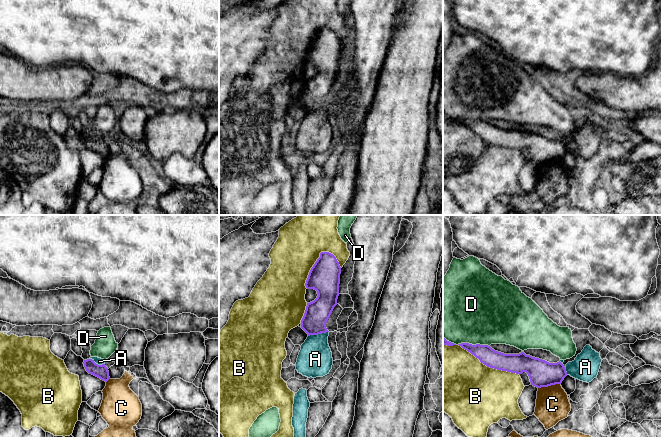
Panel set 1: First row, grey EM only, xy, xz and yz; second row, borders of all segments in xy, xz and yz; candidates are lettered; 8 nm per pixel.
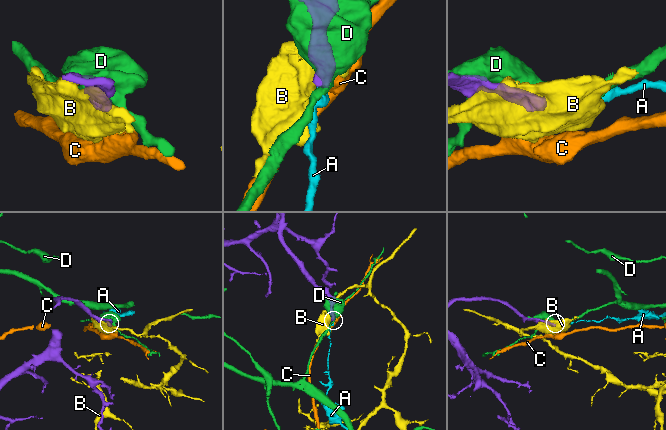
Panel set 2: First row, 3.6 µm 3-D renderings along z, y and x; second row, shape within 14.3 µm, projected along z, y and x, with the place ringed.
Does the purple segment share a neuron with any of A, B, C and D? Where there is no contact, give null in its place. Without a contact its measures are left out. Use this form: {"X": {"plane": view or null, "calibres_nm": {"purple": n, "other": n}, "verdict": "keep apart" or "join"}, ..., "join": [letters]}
{"A": {"plane": "xz", "calibres_nm": {"purple": 200, "other": 280}, "verdict": "keep apart"}, "B": {"plane": "yz", "calibres_nm": {"purple": 160, "other": 480}, "verdict": "keep apart"}, "C": {"plane": "yz", "calibres_nm": {"purple": 220, "other": 280}, "verdict": "keep apart"}, "D": {"plane": "yz", "calibres_nm": {"purple": 140, "other": 500}, "verdict": "keep apart"}, "join": []}

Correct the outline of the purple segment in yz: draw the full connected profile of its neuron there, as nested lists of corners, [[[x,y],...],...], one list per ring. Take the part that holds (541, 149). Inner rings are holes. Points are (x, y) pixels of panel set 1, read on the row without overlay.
[[[469,119],[458,121],[478,134],[487,143],[519,151],[526,148],[531,161],[537,164],[561,160],[567,152],[566,145],[560,137],[549,139],[545,136],[526,131],[524,128],[504,130],[495,127],[488,121],[472,121]]]

